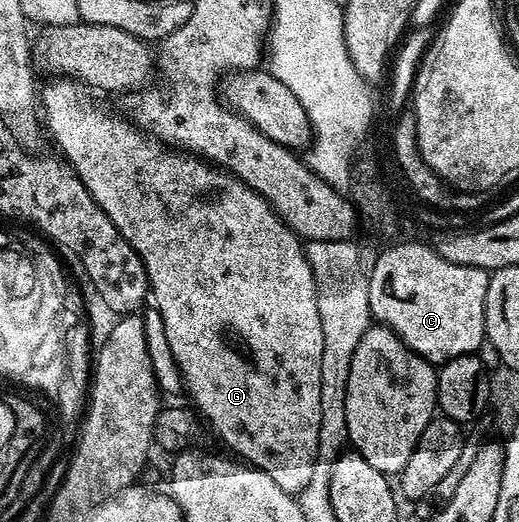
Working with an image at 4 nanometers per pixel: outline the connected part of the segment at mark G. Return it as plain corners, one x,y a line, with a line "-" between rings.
57,102
57,106
53,108
53,112
43,112
43,116
51,116
55,128
57,128
57,135
54,136
52,141
55,143
55,146
58,146
58,148
62,150
60,153
63,155
64,161
68,162
69,165
73,167
73,171
77,174
78,180
80,180
87,188
87,192
93,197
95,204
101,206
101,209
105,211
105,214
109,216
111,224
115,224
117,231
132,244
135,253
141,257
141,263
149,277
149,294
151,295
152,305
157,308
159,316
161,316
163,320
163,328
165,329
165,335
163,338
168,342
170,352
173,354
173,359
181,372
184,389
187,392
189,389
189,394
193,397
194,404
192,403
192,405
195,407
196,413
200,415
204,421
205,418
209,421
210,428
213,429
214,432
234,450
232,453
236,455
238,459
244,460
248,465
255,466
263,472
267,472
267,476
271,476
271,480
275,480
275,484
279,484
279,488
283,488
287,493
294,496
300,494
303,488
307,488
307,483
311,480
311,472
315,468
315,464
318,460
317,449
319,448
319,424
321,423
321,417
319,416
319,376
321,375
321,357
323,356
323,324
319,324
317,281
313,279
313,269
311,268
309,259
305,257
305,246
303,245
302,239
298,238
297,233
294,232
288,224
283,222
280,217
278,217
277,211
269,205
269,202
266,201
261,193
258,193
250,187
248,183
242,182
236,174
230,172
228,169
222,168
220,165
210,164
204,157
190,152
182,152
177,148
170,148
165,142
150,136
141,128
139,128
139,138
137,138
137,130
134,134
103,132
103,134
105,134
103,138
101,138
101,130
97,130
97,132
81,132
81,128
79,128
77,122
75,122
75,124
73,124
73,120
69,122
69,108
67,108
67,112
65,112
65,108
59,106
59,102

